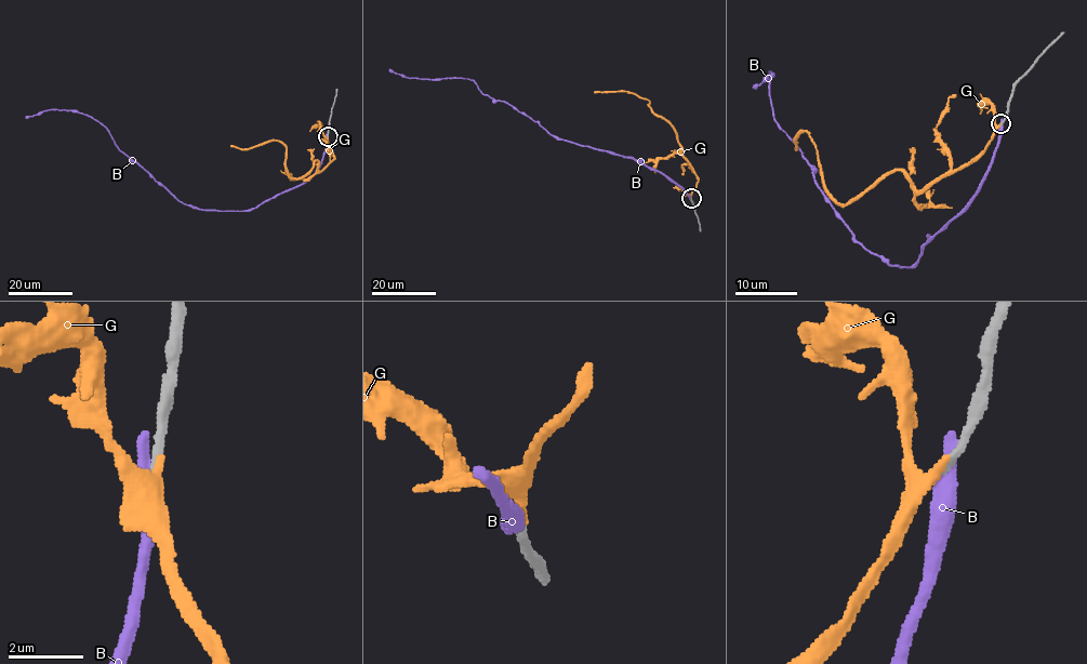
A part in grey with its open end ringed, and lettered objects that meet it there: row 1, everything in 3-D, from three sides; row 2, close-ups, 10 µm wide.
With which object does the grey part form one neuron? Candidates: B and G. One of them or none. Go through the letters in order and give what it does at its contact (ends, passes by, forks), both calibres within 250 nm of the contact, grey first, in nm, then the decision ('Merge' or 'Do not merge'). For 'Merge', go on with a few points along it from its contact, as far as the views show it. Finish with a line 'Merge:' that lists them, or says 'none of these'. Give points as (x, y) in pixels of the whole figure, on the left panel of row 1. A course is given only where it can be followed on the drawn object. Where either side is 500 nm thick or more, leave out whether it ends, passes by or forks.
B: Thickness 240 nm (grey) against 550 nm. Do not merge
G: It ends there. Thickness 240 nm (grey) against 280 nm. Merge. Its course: (327, 136), (334, 158), (320, 171), (317, 160), (301, 177), (288, 172), (278, 141), (230, 145)
Merge: G

